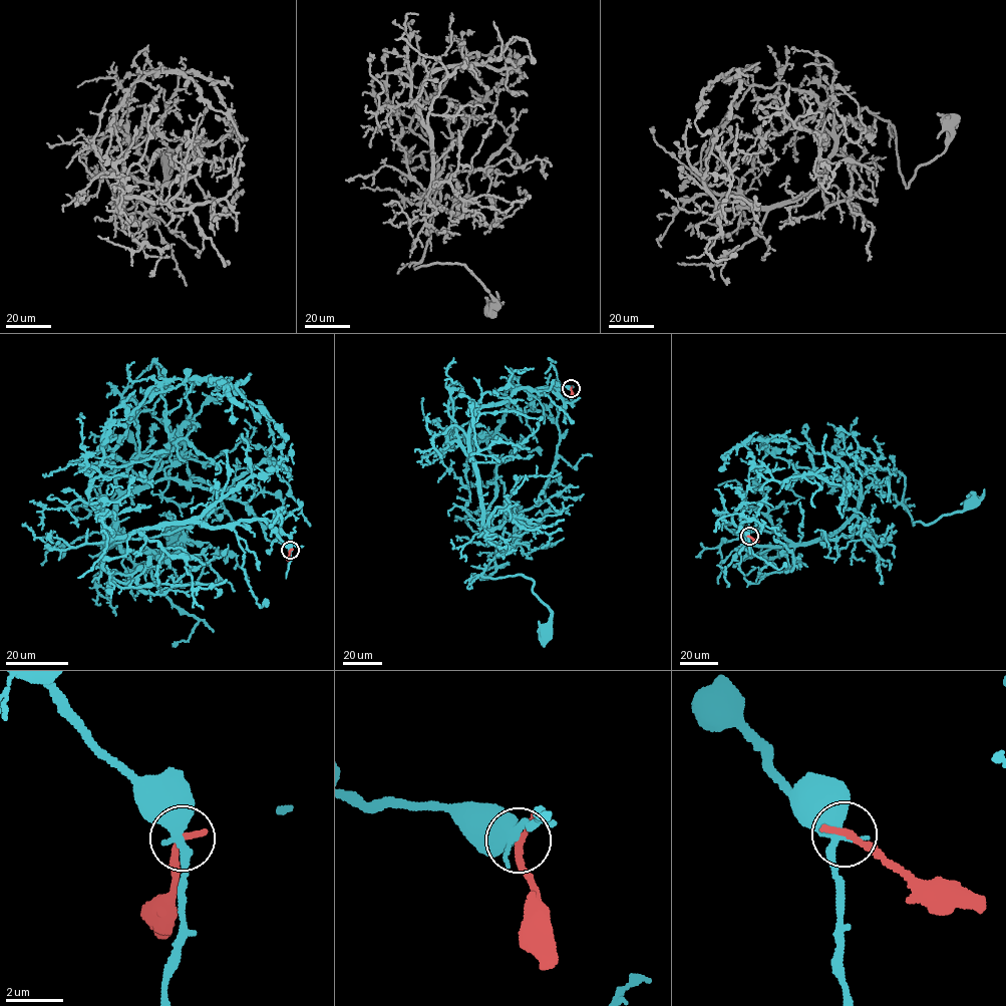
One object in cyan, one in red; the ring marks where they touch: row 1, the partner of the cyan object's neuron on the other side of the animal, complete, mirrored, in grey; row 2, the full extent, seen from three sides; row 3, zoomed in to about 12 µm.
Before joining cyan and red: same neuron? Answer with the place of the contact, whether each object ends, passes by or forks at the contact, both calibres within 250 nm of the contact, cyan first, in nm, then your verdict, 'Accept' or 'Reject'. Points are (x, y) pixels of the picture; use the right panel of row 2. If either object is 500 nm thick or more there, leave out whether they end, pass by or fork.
Place: (749, 536). At the ring cyan passes by. At the ring red ends. Thickness 420 nm (cyan) against 280 nm. Reject

